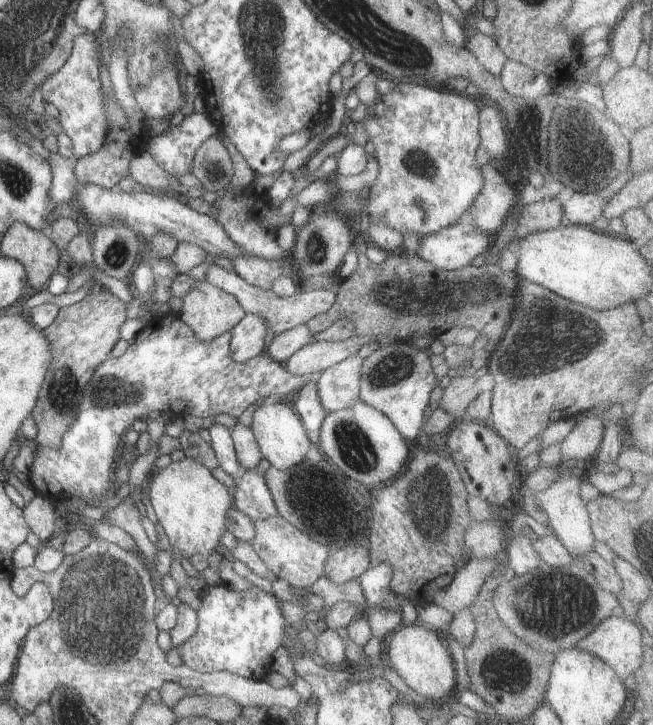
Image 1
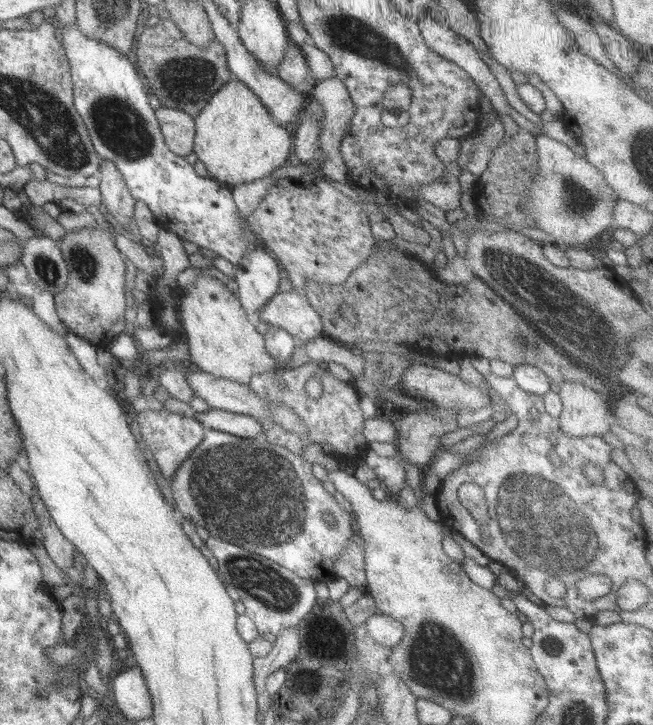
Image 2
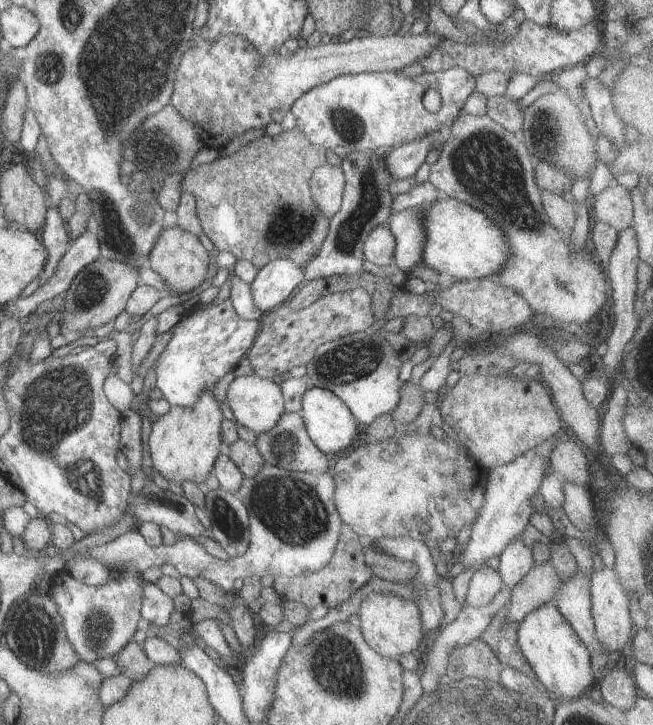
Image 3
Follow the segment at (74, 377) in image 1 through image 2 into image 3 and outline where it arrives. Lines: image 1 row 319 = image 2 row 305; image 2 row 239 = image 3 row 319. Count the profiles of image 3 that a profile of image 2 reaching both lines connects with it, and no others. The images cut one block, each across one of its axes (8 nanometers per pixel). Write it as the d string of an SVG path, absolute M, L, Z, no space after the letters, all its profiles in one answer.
M95 260L82 269L64 294L64 309L60 313L60 334L67 339L76 338L80 332L88 334L90 328L98 328L114 320L126 310L130 295L140 282L139 269L115 260Z

